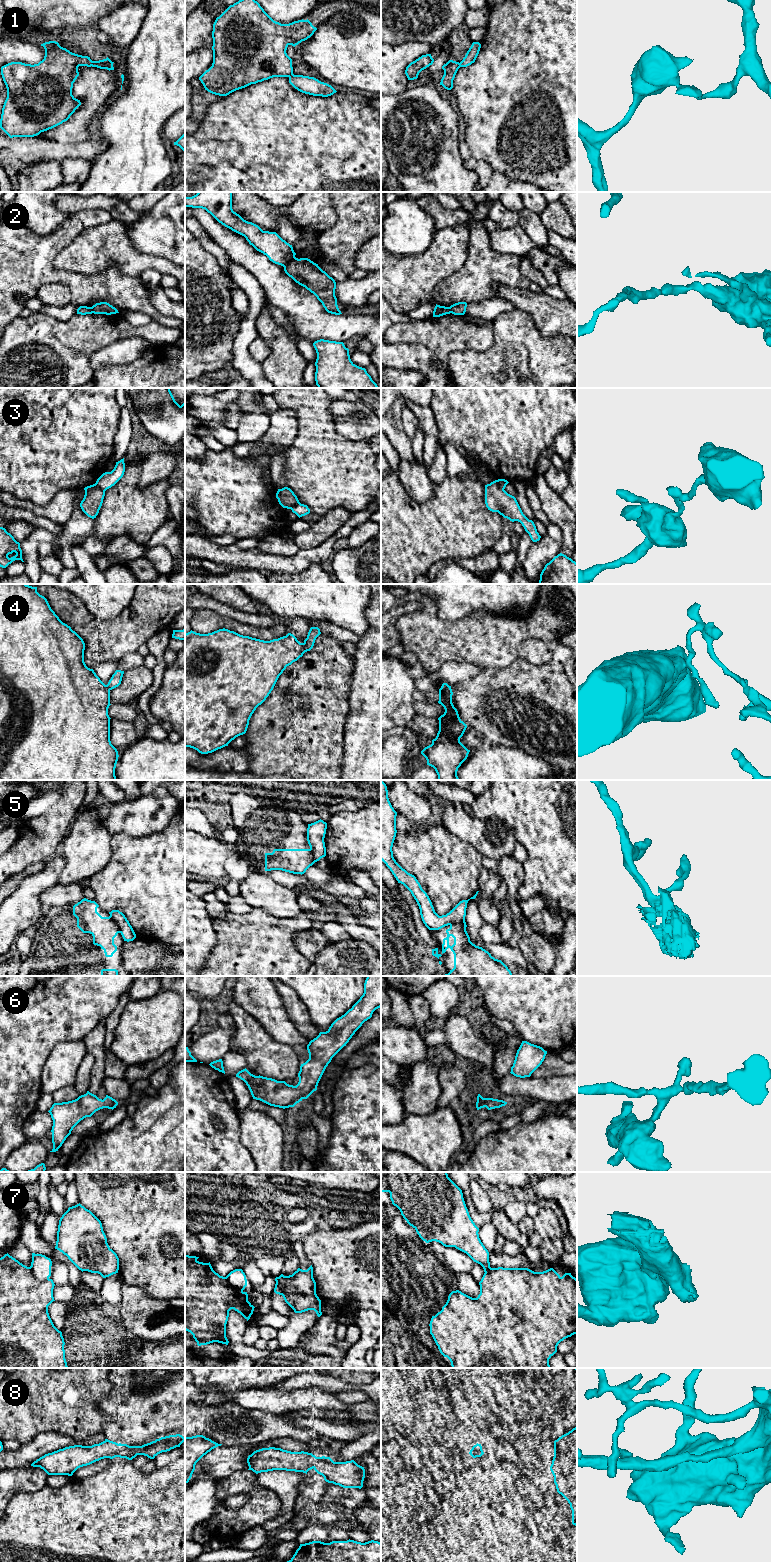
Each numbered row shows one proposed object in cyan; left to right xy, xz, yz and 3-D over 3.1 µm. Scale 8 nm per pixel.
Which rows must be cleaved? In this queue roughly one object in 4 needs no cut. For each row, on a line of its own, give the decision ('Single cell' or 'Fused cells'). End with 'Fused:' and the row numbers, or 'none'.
1: Fused cells
2: Fused cells
3: Fused cells
4: Fused cells
5: Fused cells
6: Single cell
7: Fused cells
8: Single cell
Fused: 1, 2, 3, 4, 5, 7

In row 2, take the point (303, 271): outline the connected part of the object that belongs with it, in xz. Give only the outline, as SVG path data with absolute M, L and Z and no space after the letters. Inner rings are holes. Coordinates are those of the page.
M296 258L284 266L285 273L313 293L328 313L342 314L335 296L336 282L318 264L308 258Z

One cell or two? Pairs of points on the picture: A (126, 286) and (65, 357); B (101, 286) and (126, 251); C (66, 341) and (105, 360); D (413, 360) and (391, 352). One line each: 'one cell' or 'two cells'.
A: two cells
B: two cells
C: two cells
D: one cell

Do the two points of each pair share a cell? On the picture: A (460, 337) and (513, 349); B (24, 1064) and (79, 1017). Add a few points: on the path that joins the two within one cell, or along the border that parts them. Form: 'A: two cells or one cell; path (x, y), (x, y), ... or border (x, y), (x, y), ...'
A: two cells; border (493, 322), (493, 342), (483, 351), (469, 350)
B: one cell; path (37, 1050), (65, 1022)

